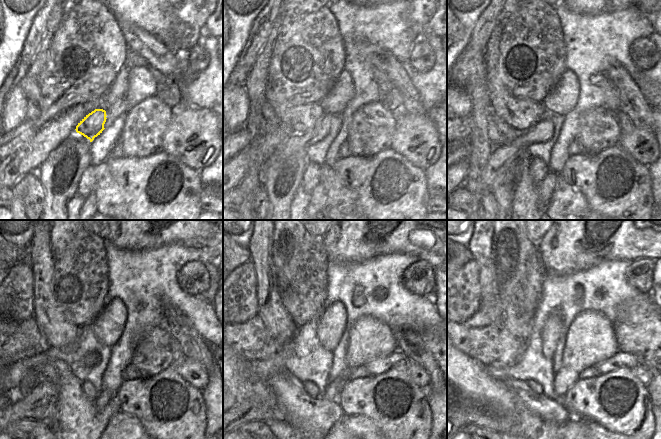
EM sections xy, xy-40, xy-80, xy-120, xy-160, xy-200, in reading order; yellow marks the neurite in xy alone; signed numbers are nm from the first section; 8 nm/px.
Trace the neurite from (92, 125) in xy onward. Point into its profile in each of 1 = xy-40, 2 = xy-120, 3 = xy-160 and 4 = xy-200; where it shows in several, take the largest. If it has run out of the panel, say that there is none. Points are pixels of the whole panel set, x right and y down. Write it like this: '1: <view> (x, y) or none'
1: xy-40 (298, 118)
2: xy-120 (59, 332)
3: xy-160 (275, 318)
4: xy-200 (480, 244)

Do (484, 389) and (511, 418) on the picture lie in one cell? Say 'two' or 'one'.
one

